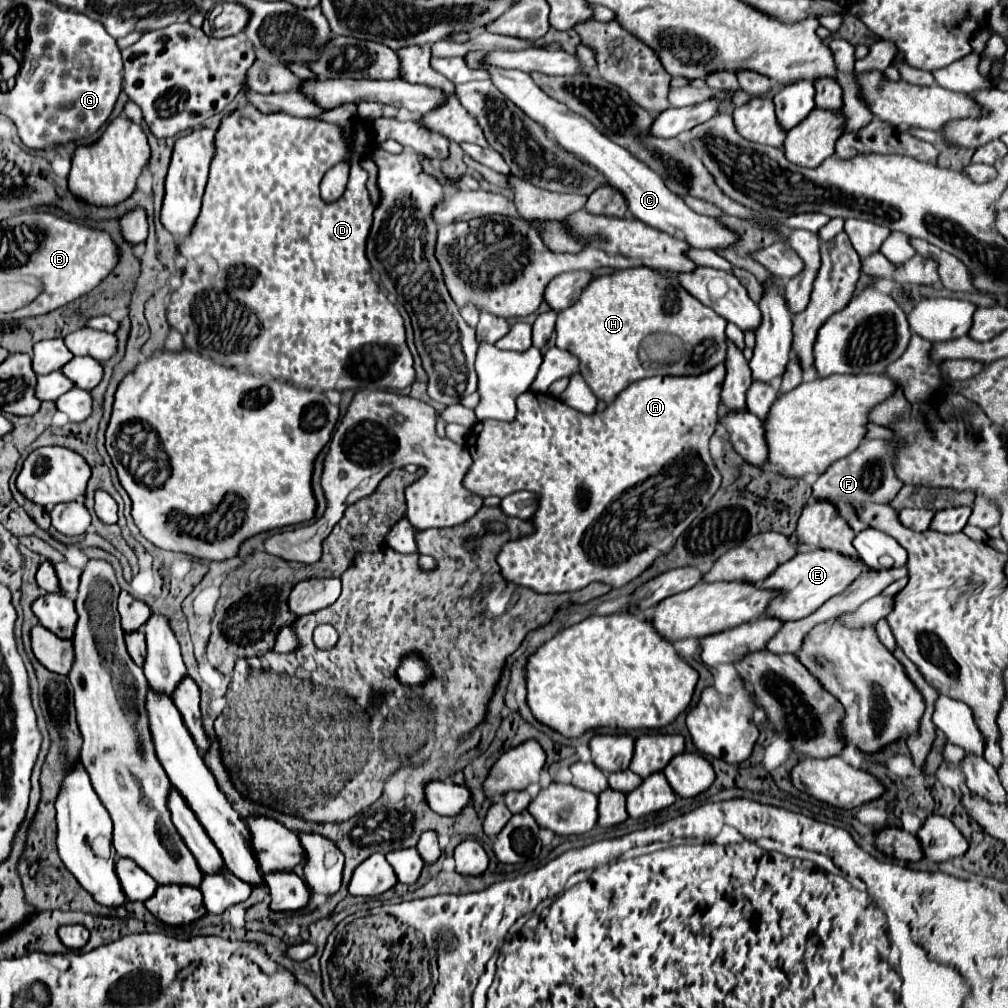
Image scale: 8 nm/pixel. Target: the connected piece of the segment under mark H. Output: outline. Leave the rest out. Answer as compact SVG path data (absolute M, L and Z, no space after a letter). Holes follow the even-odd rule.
M634 267L634 269L624 269L624 271L596 277L588 285L588 289L584 289L582 297L574 305L570 305L568 309L558 313L556 347L570 351L572 355L578 357L580 373L582 373L584 381L588 383L588 387L592 389L592 393L596 395L598 401L604 401L606 405L610 405L622 389L626 389L630 383L640 381L644 377L652 377L652 375L688 377L688 375L702 375L702 373L714 369L726 357L724 329L726 329L726 319L720 317L718 313L714 313L710 307L702 305L690 293L686 293L678 285L676 279L660 277L656 271L652 271L648 267ZM662 333L668 333L668 339L670 339L668 357L662 355L664 353L662 343L660 343L662 339L656 337L656 335L662 337Z

